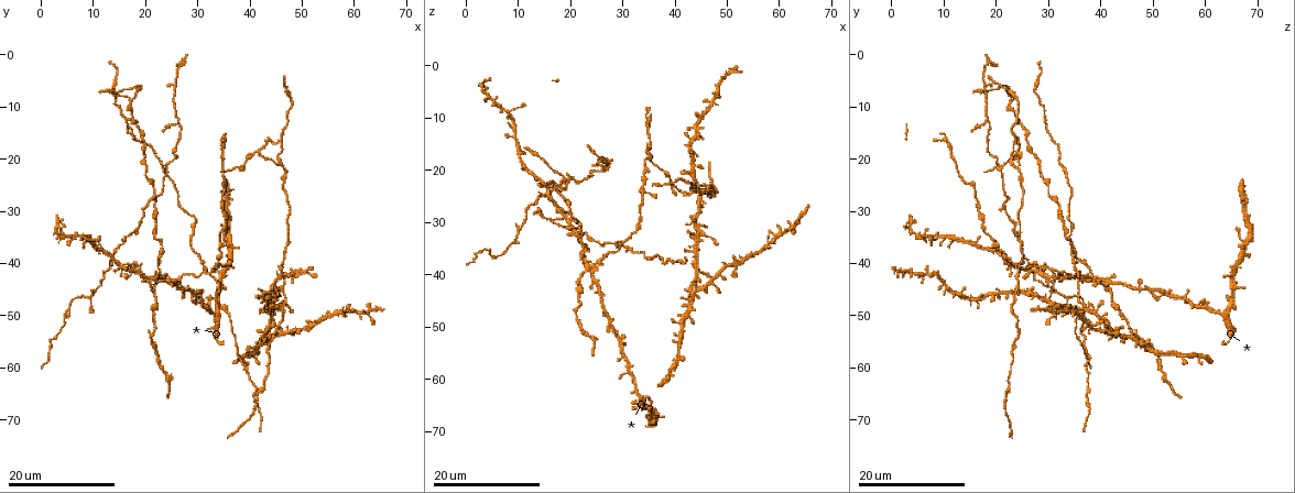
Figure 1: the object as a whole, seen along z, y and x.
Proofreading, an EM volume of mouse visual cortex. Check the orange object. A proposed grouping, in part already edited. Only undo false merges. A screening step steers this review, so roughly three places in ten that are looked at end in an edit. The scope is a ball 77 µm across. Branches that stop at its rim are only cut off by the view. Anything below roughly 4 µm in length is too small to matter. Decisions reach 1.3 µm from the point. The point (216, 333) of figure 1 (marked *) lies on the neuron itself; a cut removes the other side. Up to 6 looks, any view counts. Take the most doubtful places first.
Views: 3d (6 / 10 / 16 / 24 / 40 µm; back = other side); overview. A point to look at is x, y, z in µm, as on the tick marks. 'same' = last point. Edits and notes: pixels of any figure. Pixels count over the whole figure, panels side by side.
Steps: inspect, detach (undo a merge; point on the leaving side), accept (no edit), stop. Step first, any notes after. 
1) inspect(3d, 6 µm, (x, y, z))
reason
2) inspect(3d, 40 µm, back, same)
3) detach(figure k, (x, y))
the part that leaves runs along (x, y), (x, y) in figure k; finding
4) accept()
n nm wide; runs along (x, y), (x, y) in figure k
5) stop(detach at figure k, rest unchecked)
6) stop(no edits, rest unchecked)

inspect(3d, 16 µm, (26.5, 13.0, 18.0))
branch point

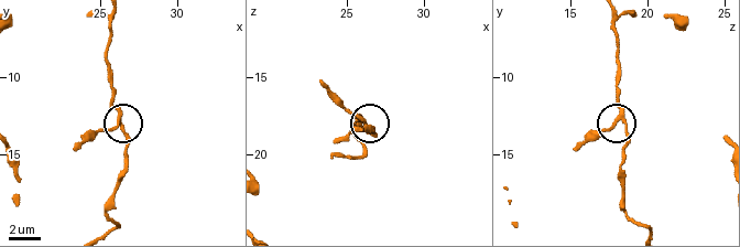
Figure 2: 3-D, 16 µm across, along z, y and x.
inspect(3d, 6 µm, (26.4, 12.6, 18.0))
zoom in

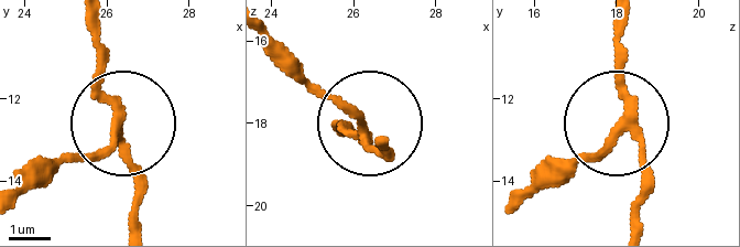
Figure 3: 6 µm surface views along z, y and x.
accept()
side arm 15 µm; runs along (634, 226), (644, 163), (620, 120), (623, 25) in figure 3; continuous, no second neuron

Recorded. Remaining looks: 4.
inspect(3d, 24 µm, (46.0, 45.0, 24.0))
four arms meet

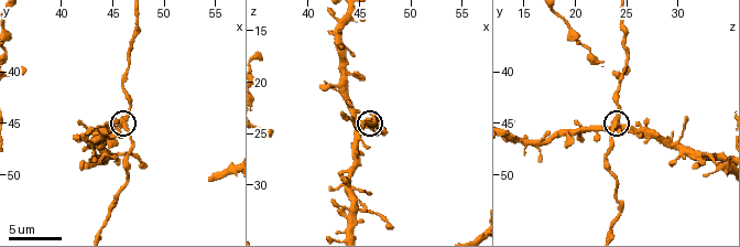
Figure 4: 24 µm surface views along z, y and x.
inspect(3d, 10 µm, (45.8, 45.4, 24.0))
zoom in

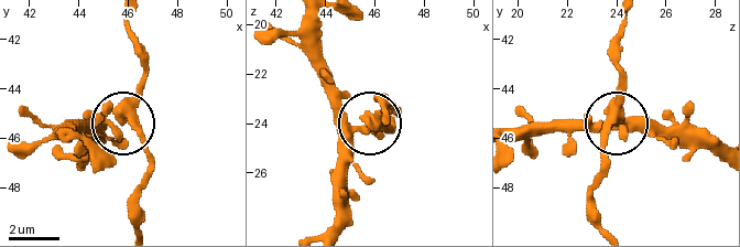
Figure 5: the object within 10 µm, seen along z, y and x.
inspect(3d, 6 µm, (46.0, 45.3, 23.8))

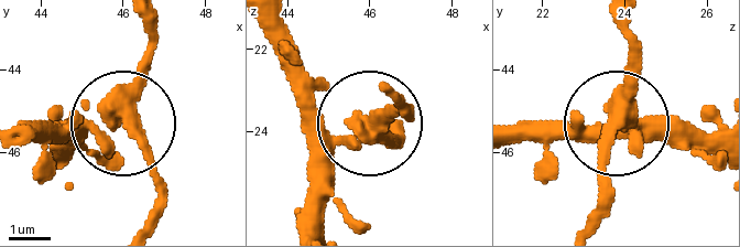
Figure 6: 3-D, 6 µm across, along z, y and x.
accept()
runs along (627, 18), (627, 103), (606, 156), (606, 215) in figure 6; one neuron here

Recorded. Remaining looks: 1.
stop(no edits, rest unchecked)

